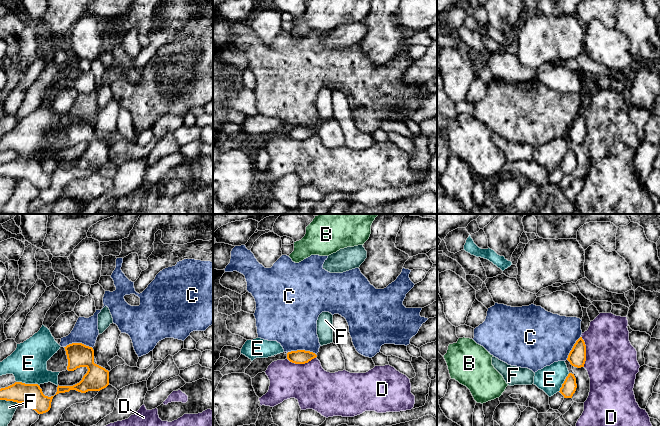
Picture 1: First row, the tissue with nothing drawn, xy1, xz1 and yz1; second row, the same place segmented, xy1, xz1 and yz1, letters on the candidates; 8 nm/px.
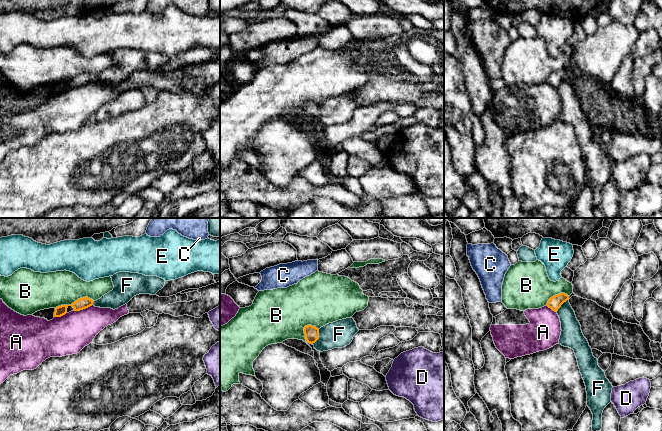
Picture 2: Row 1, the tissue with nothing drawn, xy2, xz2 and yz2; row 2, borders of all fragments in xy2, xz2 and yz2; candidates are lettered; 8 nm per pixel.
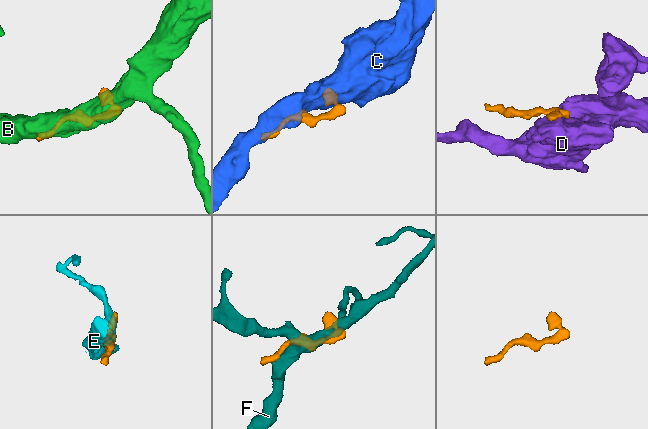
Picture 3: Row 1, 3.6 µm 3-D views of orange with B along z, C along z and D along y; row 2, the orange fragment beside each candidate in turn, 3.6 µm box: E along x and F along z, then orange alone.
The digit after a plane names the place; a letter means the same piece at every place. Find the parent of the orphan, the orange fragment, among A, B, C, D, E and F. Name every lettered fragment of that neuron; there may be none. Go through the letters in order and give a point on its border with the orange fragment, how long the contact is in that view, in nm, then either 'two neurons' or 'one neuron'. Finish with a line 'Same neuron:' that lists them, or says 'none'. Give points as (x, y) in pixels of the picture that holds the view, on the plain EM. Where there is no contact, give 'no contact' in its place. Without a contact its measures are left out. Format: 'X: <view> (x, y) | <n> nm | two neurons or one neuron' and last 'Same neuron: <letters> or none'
A: xy2 (83, 84) | 160 nm | two neurons
B: xy2 (75, 77) | 320 nm | two neurons
C: xz1 (302, 126) | 240 nm | two neurons
D: yz1 (585, 127) | 240 nm | two neurons
E: xy1 (27, 160) | 190 nm | two neurons
F: xy1 (9, 176) | 150 nm | two neurons
Same neuron: none

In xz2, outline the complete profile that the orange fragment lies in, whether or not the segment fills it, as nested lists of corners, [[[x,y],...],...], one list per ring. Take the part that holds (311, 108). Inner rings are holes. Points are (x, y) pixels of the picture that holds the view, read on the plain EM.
[[[312,101],[304,103],[305,115],[308,119],[313,120],[319,115],[319,105]]]

